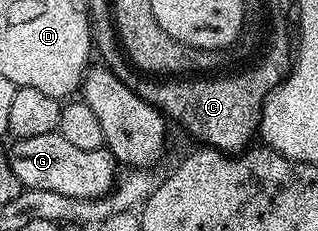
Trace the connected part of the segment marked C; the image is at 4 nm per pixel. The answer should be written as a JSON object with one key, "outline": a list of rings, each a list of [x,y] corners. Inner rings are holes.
{"outline":[[[267,50],[261,53],[261,60],[255,68],[250,68],[247,72],[238,72],[235,76],[218,74],[213,78],[198,78],[202,80],[186,80],[190,78],[161,80],[151,78],[131,66],[130,68],[118,68],[116,78],[120,78],[120,82],[124,82],[124,86],[128,86],[128,90],[132,90],[132,94],[144,98],[144,102],[148,102],[153,108],[159,109],[171,125],[179,124],[184,131],[191,132],[198,139],[199,145],[214,148],[217,152],[237,154],[247,151],[252,144],[250,139],[259,135],[262,108],[266,105],[266,99],[289,76],[292,67],[292,56],[272,56]]]}

